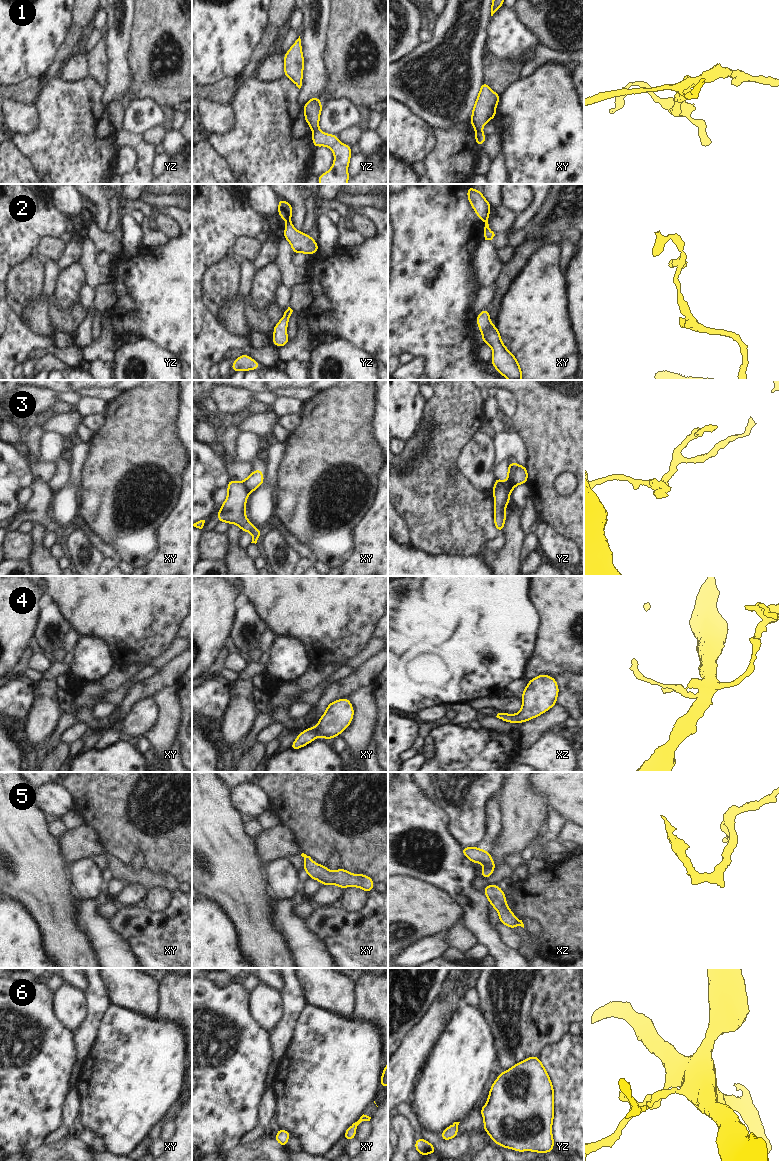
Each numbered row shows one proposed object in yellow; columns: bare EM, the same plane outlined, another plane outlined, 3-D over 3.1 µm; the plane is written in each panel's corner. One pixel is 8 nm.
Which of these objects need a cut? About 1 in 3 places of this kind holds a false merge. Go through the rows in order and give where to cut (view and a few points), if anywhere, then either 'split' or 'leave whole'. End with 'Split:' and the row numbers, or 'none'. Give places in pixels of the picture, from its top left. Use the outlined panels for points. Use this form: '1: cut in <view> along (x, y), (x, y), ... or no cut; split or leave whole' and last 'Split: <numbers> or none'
1: cut in yz along (318, 129), (312, 132); split
2: cut in yz along (289, 219), (286, 221); split
3: cut in yz along (493, 487), (499, 488), (504, 486), (510, 492); split
4: no cut; leave whole
5: no cut; leave whole
6: no cut; leave whole
Split: 1, 2, 3

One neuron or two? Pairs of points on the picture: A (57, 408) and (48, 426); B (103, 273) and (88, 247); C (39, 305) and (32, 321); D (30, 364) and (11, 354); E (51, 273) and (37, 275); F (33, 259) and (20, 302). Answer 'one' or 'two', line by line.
A: two
B: one
C: one
D: two
E: two
F: one

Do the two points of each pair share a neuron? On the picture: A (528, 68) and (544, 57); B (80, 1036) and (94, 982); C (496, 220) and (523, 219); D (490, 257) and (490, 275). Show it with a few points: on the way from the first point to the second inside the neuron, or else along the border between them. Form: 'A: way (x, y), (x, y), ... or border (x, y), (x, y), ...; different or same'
A: way (532, 65), (540, 58); same
B: way (91, 1023), (94, 1012), (94, 995); same
C: border (519, 214), (513, 225), (505, 232); different
D: way (490, 261), (490, 271); same

